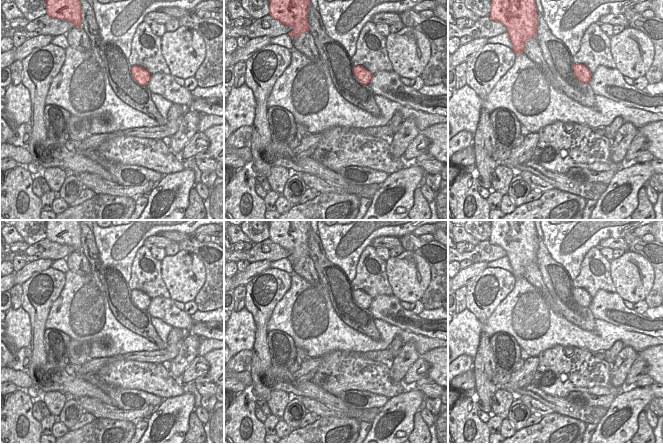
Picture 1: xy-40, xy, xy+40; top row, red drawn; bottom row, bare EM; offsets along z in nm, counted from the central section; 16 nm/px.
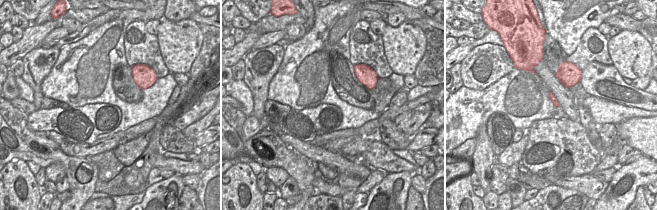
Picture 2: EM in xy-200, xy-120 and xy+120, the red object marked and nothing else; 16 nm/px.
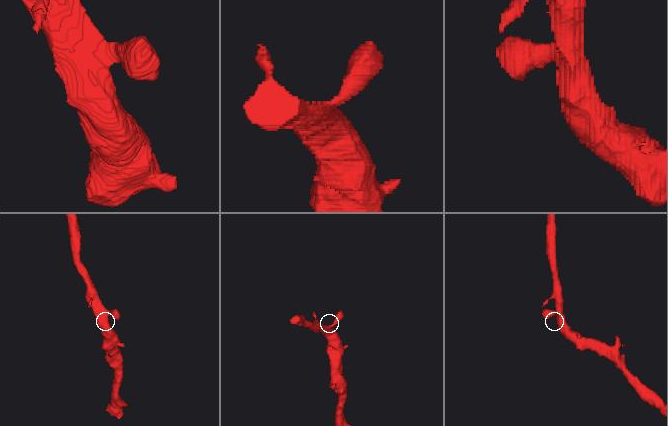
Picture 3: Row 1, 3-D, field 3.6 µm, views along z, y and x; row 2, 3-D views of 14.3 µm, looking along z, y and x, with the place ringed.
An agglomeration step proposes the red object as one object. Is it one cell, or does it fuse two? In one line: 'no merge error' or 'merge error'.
no merge error

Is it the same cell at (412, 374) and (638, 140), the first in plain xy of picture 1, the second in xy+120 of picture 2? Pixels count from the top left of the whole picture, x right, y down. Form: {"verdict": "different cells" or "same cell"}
{"verdict": "different cells"}

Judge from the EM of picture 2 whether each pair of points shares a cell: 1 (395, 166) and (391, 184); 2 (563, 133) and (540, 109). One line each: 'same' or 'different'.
1: different
2: different

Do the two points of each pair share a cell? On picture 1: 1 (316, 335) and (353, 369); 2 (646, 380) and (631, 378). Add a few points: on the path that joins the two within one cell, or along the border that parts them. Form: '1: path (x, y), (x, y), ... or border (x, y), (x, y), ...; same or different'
1: border (356, 351), (331, 350), (321, 357); different
2: border (646, 374), (642, 375), (633, 384); different

